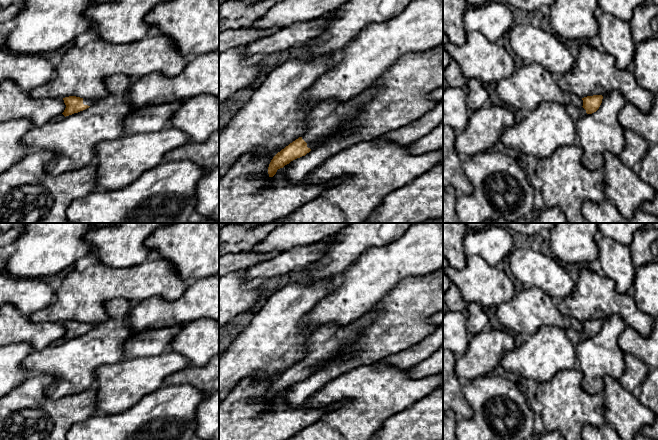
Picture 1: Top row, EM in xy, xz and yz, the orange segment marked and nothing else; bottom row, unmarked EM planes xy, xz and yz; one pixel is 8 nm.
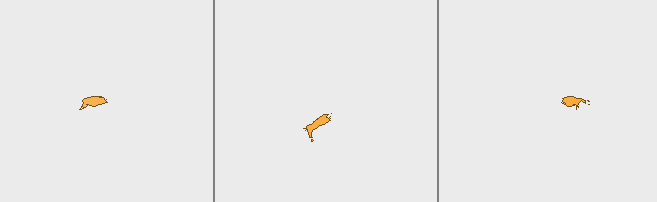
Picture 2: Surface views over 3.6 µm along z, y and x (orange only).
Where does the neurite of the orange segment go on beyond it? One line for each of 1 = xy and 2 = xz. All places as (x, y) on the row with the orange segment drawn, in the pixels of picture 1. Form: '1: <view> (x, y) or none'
1: xy (89, 102)
2: xz (325, 118)

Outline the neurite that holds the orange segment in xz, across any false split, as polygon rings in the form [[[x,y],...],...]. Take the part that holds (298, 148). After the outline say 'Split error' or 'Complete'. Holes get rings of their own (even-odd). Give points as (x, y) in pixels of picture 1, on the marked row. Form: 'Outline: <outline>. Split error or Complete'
Outline: [[[369,88],[347,101],[322,102],[316,105],[308,114],[305,133],[278,152],[271,160],[266,184],[278,169],[313,150],[324,138],[332,135],[342,123],[351,119],[356,111],[377,93],[378,89]]]. Split error

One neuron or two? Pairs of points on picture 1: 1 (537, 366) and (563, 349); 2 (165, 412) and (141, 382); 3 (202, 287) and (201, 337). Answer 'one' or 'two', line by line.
1: one
2: two
3: two

